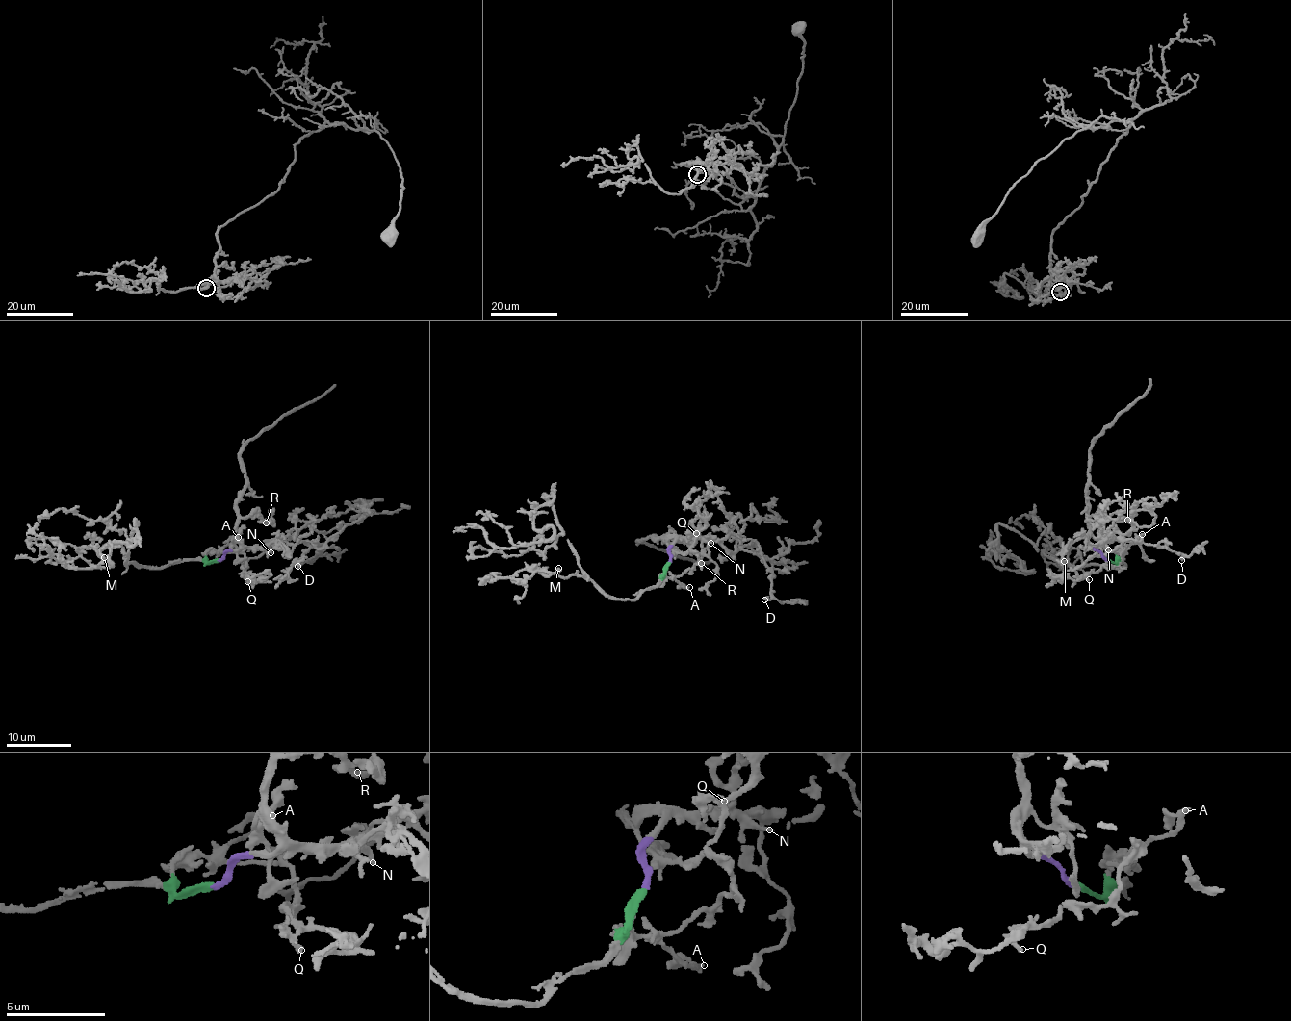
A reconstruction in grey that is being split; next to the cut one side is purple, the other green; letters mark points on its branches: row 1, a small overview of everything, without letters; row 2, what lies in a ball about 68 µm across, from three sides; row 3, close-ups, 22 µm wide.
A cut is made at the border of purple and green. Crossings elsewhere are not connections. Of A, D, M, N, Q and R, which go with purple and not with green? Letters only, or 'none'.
D, N, R

